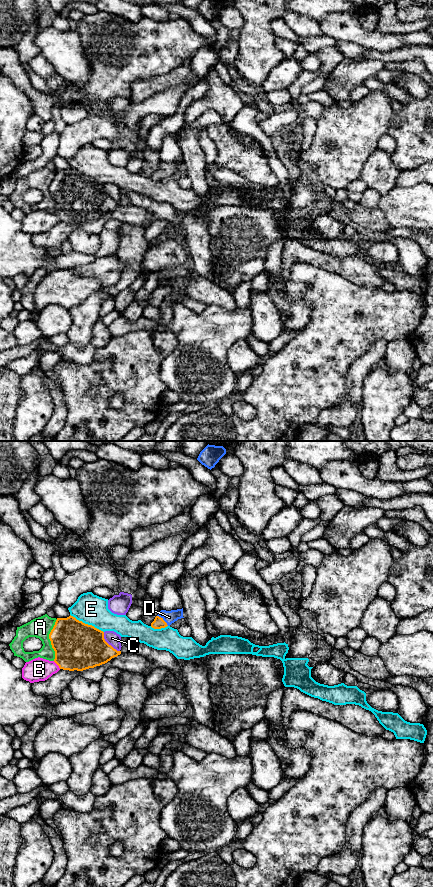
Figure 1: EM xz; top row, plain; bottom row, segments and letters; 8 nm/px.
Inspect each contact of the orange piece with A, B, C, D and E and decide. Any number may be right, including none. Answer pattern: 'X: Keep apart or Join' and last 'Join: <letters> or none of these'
A: Keep apart
B: Keep apart
C: Keep apart
D: Join
E: Keep apart
Join: D

